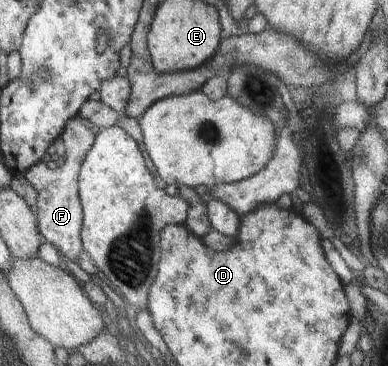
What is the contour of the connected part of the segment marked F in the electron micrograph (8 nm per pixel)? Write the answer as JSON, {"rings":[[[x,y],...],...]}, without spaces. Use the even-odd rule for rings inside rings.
{"rings":[[[78,114],[68,122],[61,135],[66,147],[66,155],[58,168],[48,169],[46,163],[40,162],[27,170],[25,174],[25,178],[34,185],[39,193],[35,212],[40,233],[58,249],[62,259],[68,258],[75,262],[78,261],[80,253],[85,251],[83,235],[81,234],[84,225],[84,206],[79,192],[79,179],[87,153],[96,141],[96,132],[95,128],[88,129],[84,125],[84,119]]]}

